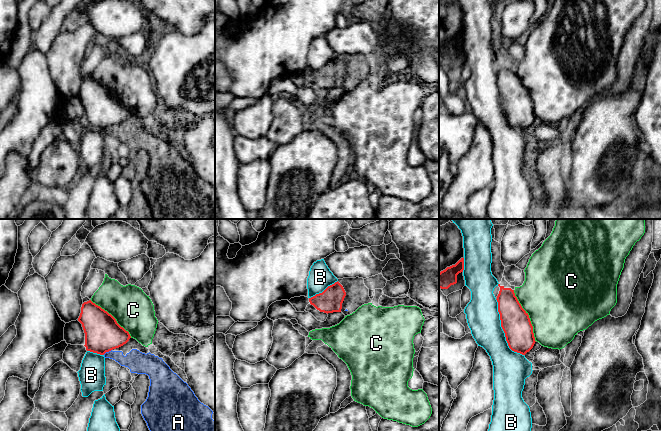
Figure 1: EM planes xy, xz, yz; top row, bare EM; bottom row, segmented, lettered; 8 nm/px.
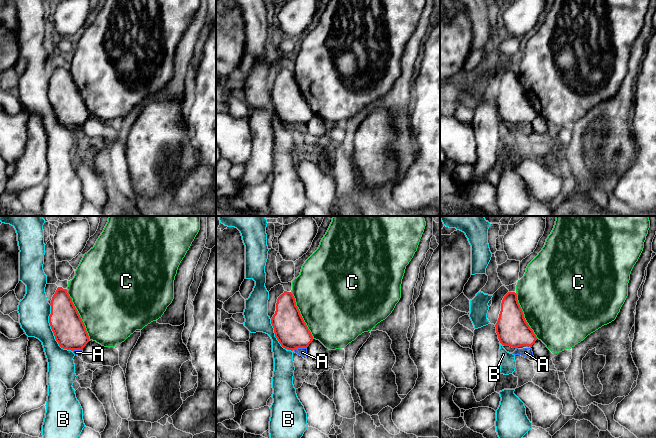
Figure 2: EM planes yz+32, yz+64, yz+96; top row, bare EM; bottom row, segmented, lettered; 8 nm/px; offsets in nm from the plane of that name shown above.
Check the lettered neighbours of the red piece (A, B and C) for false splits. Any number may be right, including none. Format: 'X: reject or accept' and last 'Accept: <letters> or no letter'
A: reject
B: reject
C: reject
Accept: no letter

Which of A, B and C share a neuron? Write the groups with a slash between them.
A / B / C

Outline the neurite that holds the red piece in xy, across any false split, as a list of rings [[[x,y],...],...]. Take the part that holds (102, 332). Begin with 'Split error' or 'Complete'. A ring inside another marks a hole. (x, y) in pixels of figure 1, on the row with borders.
Complete. [[[91,300],[84,302],[78,321],[85,333],[87,351],[104,355],[126,344],[131,338],[116,319]]]

